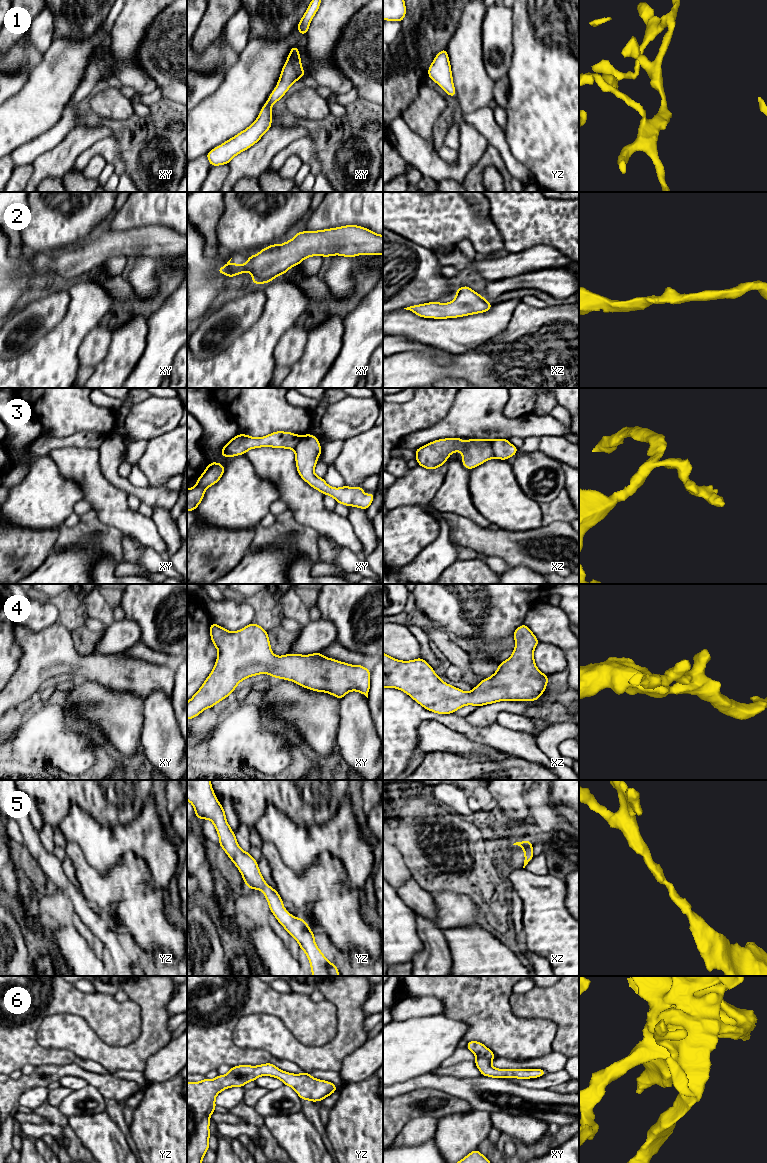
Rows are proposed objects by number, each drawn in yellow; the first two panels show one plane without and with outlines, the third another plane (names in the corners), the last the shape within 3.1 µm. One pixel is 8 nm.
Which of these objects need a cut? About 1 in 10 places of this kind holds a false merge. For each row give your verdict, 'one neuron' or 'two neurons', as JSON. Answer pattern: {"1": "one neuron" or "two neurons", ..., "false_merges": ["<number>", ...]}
{"1": "one neuron", "2": "one neuron", "3": "two neurons", "4": "one neuron", "5": "one neuron", "6": "one neuron", "false_merges": ["3"]}

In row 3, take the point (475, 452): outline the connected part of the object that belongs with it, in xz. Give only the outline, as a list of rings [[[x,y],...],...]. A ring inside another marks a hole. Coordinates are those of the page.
[[[463,437],[445,438],[430,442],[415,450],[415,460],[421,467],[433,470],[442,466],[453,452],[461,451],[462,464],[466,469],[470,470],[483,464],[487,460],[495,458],[490,439],[468,439],[462,443],[462,438]]]

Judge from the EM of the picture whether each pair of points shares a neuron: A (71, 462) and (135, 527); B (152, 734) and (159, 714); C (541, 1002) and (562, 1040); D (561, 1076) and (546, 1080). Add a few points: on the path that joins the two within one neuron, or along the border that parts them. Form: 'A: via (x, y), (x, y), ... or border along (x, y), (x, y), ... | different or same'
A: via (88, 474), (95, 487), (118, 510) | same
B: via (157, 729), (159, 719) | same
C: via (550, 1011), (562, 1023), (562, 1031) | same
D: via (557, 1078), (550, 1080) | same

